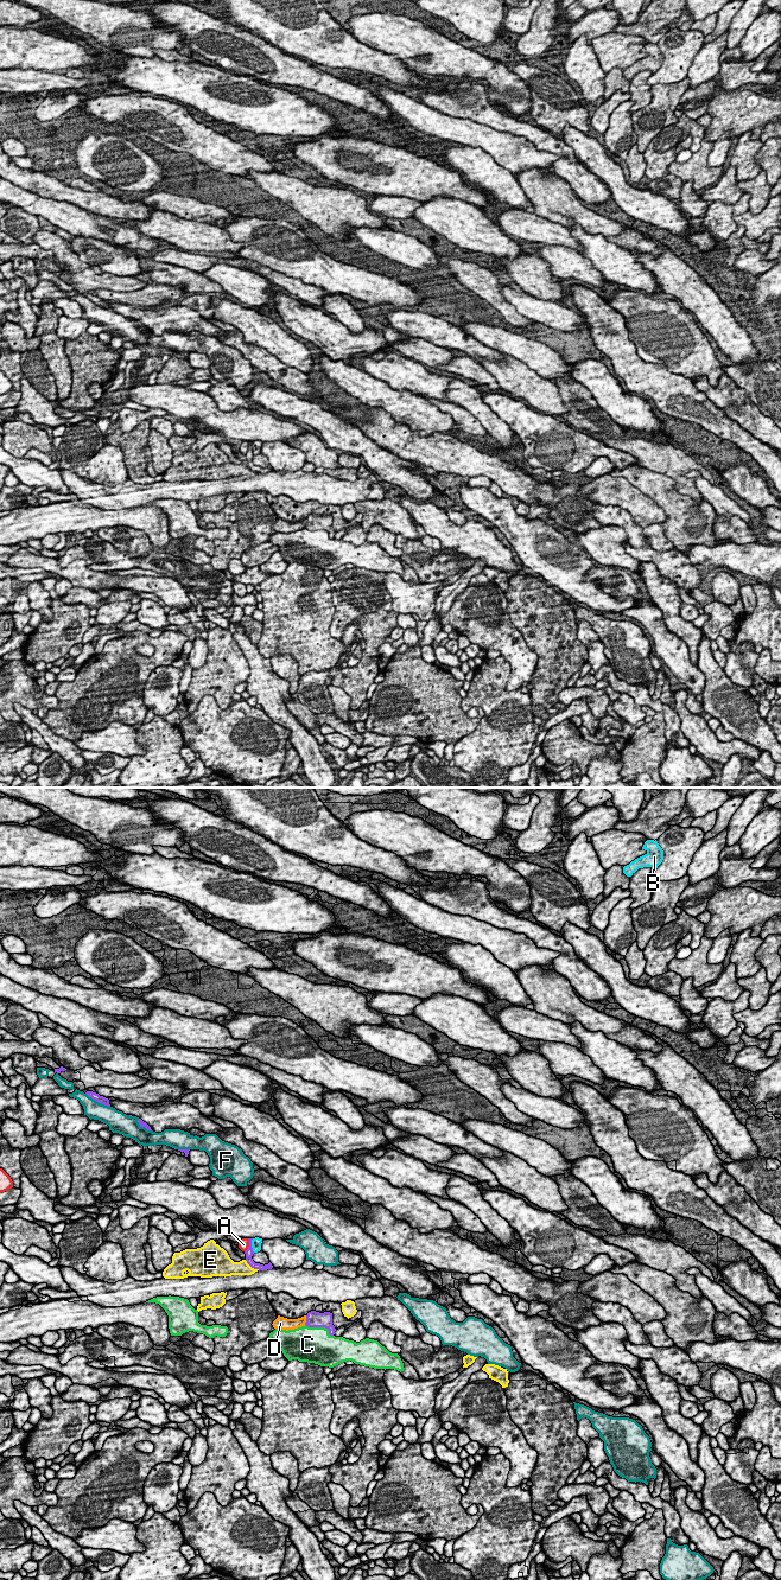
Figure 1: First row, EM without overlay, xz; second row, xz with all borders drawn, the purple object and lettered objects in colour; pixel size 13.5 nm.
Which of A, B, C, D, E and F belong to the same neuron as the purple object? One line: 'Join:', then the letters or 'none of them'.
Join: none of them

